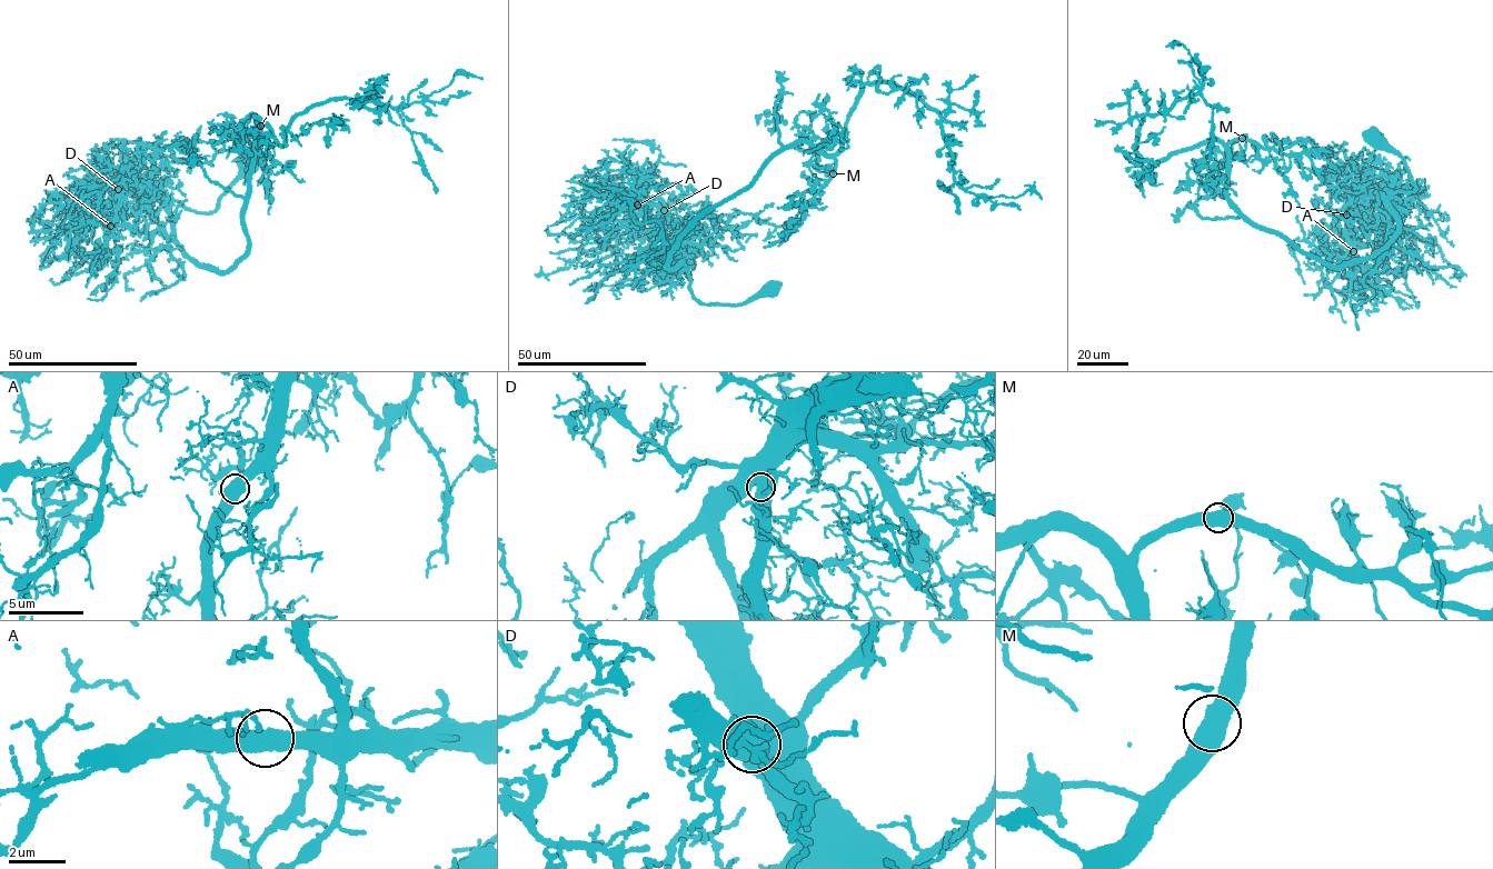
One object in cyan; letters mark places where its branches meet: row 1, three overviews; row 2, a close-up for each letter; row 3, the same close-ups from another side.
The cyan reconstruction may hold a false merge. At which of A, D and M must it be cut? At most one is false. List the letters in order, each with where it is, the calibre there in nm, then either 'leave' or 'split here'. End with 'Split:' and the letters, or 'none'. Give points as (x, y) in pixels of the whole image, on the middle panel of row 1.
A: place (637, 205); calibre 650 nm; leave
D: place (664, 210); calibre 650 nm; leave
M: place (833, 173); calibre 650 nm; leave
Split: none

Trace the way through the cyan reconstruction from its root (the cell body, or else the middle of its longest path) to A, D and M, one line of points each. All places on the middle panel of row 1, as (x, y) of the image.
A: (772, 286), (737, 305), (702, 303), (689, 288), (682, 237), (673, 220), (653, 205), (637, 205)
D: (772, 286), (737, 305), (702, 303), (689, 288), (680, 226), (664, 210)
M: (772, 286), (737, 305), (703, 305), (684, 263), (667, 265), (697, 218), (790, 146), (830, 156), (833, 173)

